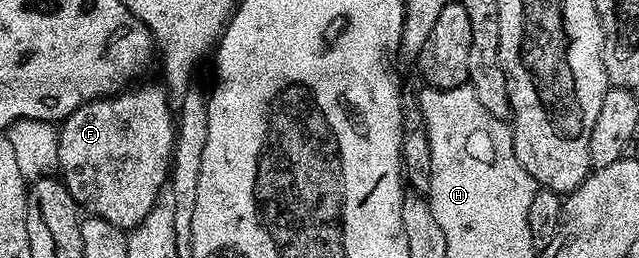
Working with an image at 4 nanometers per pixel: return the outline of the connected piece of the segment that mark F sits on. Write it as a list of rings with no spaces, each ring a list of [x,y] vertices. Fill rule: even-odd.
[[[161,83],[158,84],[142,84],[139,88],[130,86],[109,98],[94,100],[91,104],[80,106],[73,114],[61,121],[60,124],[60,131],[58,133],[57,171],[60,173],[62,183],[66,185],[66,188],[72,194],[72,198],[78,203],[79,209],[81,209],[83,213],[104,218],[108,222],[115,224],[117,228],[123,230],[135,228],[135,226],[148,215],[152,210],[152,206],[157,204],[160,197],[163,195],[164,185],[171,175],[171,160],[174,157],[175,146],[176,116],[172,108],[170,112],[169,98],[171,99],[171,97],[168,95],[167,89],[163,87]]]

